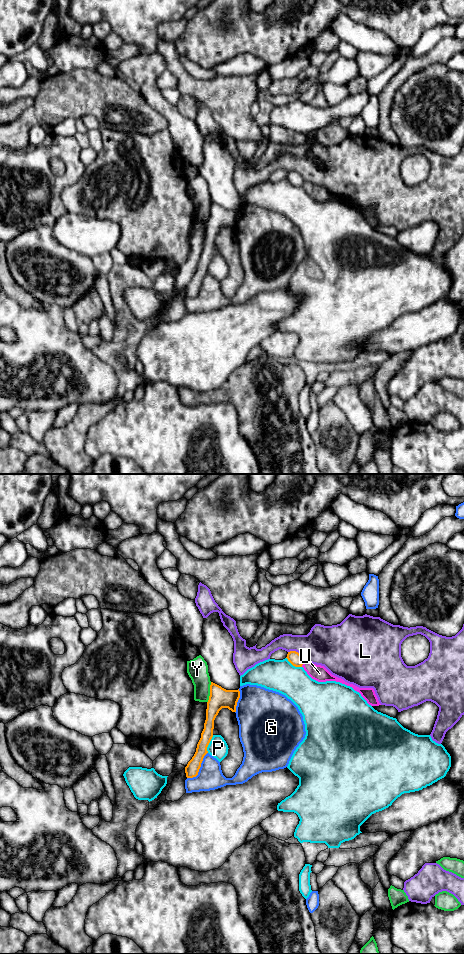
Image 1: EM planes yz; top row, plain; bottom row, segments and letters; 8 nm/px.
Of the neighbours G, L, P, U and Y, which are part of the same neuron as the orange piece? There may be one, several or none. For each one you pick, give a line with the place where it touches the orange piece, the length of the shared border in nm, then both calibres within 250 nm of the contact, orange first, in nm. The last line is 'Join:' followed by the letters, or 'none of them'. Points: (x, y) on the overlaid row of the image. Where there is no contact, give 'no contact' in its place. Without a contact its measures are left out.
Join: none of them

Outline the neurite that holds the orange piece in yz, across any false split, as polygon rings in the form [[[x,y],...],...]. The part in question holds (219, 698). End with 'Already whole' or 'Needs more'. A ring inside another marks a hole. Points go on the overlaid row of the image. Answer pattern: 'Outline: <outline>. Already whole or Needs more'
Outline: [[[211,682],[210,696],[207,702],[206,720],[201,738],[197,744],[196,752],[185,767],[187,778],[198,775],[204,756],[208,753],[207,747],[213,737],[214,720],[222,708],[228,708],[236,712],[237,702],[240,698],[240,691],[226,690],[221,686]]]. Already whole

